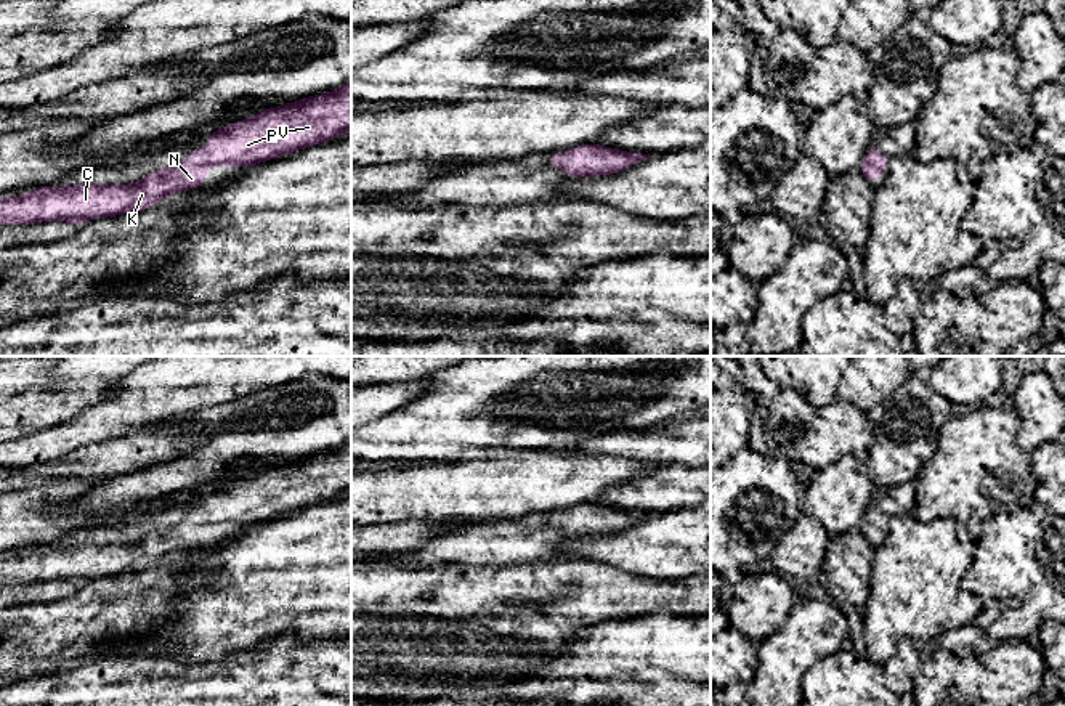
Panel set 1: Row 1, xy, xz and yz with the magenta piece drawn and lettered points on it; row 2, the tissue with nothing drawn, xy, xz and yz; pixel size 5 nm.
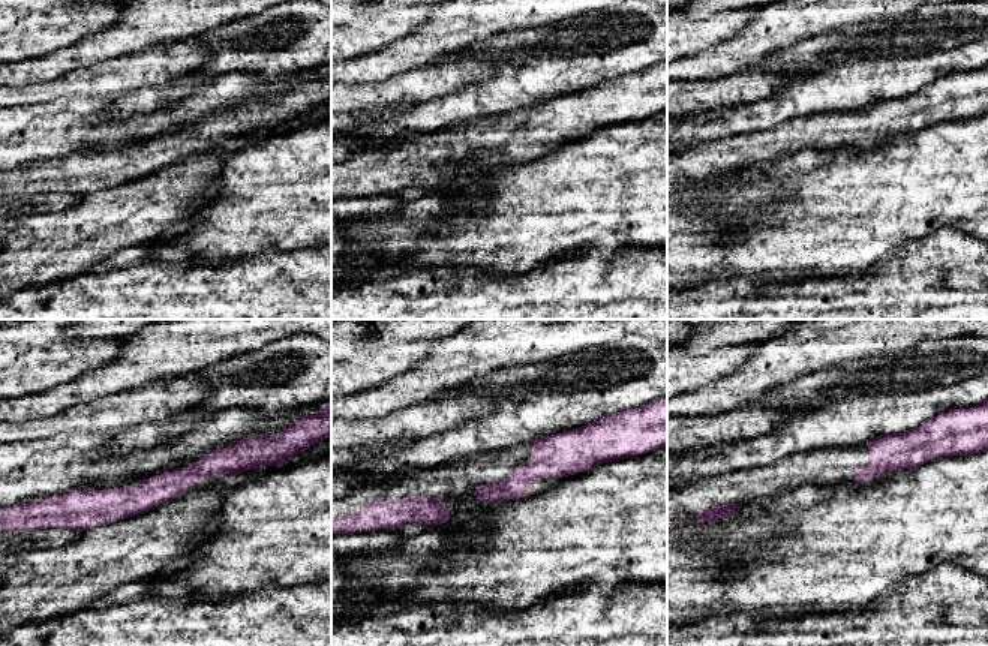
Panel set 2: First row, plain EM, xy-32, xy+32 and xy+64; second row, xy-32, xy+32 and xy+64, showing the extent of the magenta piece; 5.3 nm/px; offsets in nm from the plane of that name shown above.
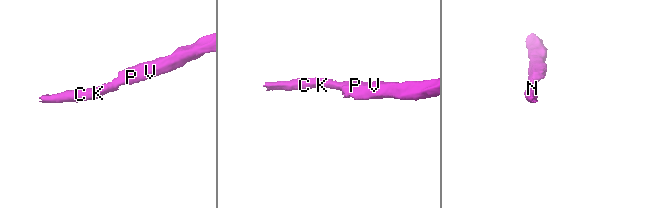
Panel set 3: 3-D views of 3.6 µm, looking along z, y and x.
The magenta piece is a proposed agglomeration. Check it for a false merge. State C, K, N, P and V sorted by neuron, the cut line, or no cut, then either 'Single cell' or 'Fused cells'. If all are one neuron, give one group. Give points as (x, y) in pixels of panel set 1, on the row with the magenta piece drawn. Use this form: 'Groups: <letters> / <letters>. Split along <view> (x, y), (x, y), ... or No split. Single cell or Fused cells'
Groups: C K N P V. No split. Single cell

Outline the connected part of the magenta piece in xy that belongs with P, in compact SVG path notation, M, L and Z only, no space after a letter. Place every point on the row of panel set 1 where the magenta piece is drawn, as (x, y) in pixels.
M351 82L327 93L279 108L268 108L245 120L234 120L209 133L204 149L192 149L183 162L154 170L130 185L42 185L22 196L0 199L2 225L83 221L143 212L165 197L202 186L212 165L241 168L330 141L351 132Z

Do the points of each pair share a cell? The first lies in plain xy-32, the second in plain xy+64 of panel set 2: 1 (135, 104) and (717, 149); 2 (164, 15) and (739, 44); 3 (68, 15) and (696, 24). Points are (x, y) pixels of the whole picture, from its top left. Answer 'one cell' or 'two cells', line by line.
1: two cells
2: one cell
3: one cell

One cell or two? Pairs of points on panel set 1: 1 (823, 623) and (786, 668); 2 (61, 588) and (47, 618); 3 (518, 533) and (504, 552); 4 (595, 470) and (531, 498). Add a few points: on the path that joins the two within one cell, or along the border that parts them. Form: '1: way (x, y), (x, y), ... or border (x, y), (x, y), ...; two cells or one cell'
1: way (812, 634), (789, 657); one cell
2: border (72, 586), (60, 599), (23, 602), (20, 605); two cells
3: way (514, 538), (504, 547); one cell
4: way (579, 478), (547, 482); one cell

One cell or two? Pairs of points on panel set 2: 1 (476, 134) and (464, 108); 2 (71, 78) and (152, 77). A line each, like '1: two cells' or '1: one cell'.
1: two cells
2: one cell

